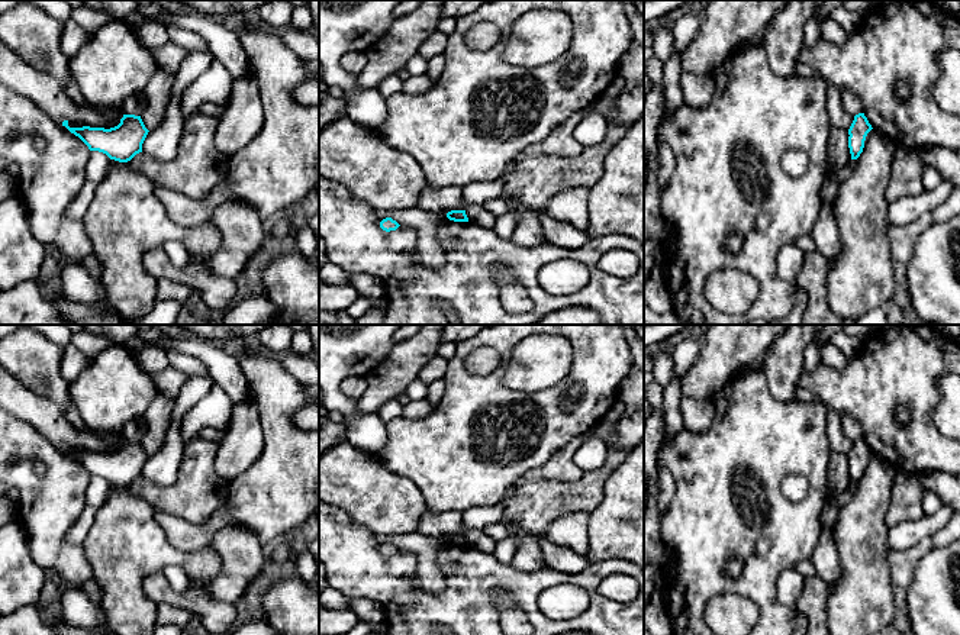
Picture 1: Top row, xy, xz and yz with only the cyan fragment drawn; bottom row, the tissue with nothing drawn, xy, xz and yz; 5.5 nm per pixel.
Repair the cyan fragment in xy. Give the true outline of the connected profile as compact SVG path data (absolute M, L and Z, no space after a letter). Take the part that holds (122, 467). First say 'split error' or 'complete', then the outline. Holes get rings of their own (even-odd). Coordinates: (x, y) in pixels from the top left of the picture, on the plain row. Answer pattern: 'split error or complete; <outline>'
complete; M123 439L120 448L115 452L70 452L68 445L62 447L71 458L78 461L90 476L106 478L110 484L119 487L131 486L142 477L142 468L148 460L141 441Z

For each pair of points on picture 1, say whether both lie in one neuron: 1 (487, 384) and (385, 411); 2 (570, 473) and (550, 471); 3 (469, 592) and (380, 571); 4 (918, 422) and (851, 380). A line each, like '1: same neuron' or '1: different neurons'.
1: different neurons
2: same neuron
3: same neuron
4: same neuron

